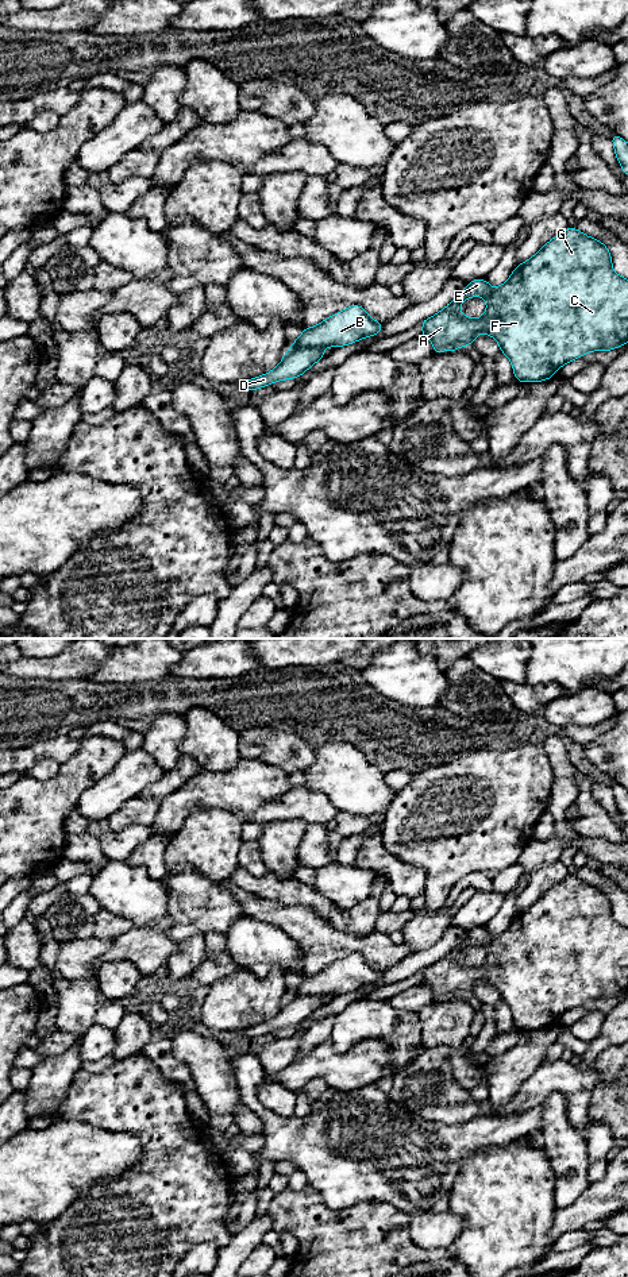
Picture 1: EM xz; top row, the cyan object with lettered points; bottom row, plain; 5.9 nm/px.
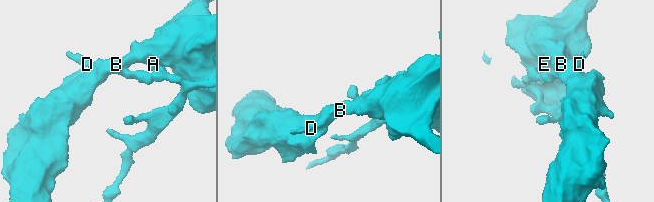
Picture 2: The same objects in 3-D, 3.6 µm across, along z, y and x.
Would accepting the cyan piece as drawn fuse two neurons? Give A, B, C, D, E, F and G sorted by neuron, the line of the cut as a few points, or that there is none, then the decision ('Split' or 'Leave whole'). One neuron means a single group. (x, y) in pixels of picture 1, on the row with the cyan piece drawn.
Groups: A B C E F G / D. Split along xz (291, 347), (323, 348). Split

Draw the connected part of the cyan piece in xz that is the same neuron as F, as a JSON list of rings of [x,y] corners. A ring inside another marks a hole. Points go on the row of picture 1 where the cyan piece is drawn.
[[[567,227],[532,258],[519,263],[505,283],[492,289],[486,279],[470,281],[448,306],[423,320],[421,325],[421,337],[432,342],[435,354],[474,344],[478,333],[486,333],[497,340],[501,352],[511,359],[520,383],[547,381],[563,364],[579,359],[589,351],[609,351],[628,343],[628,279],[613,271],[612,256],[605,244],[577,228]],[[474,296],[483,297],[488,305],[479,319],[470,319],[459,312],[462,302]]]

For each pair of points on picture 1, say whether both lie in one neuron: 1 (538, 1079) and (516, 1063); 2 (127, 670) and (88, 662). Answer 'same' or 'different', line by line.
1: different
2: different

